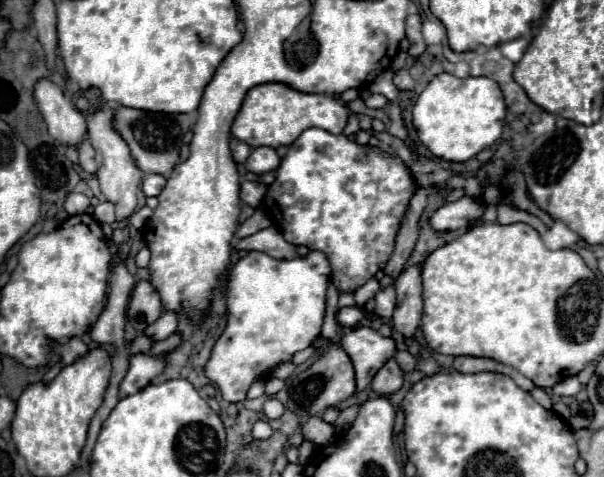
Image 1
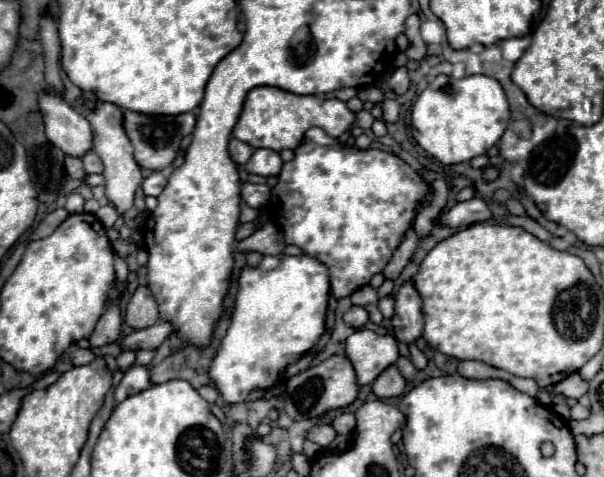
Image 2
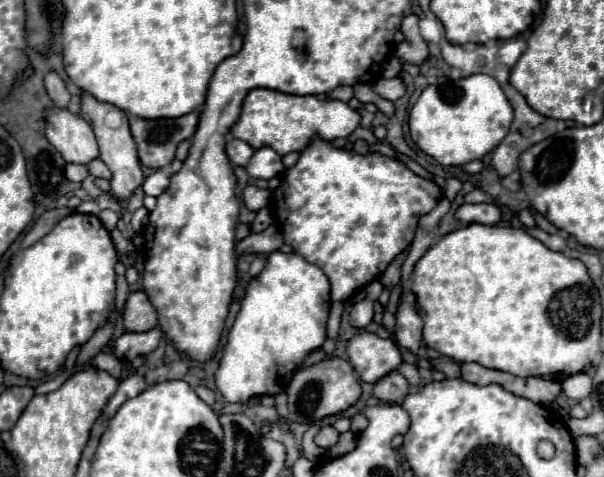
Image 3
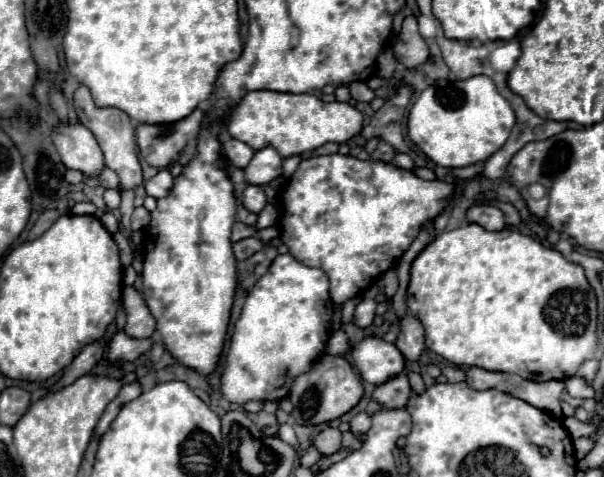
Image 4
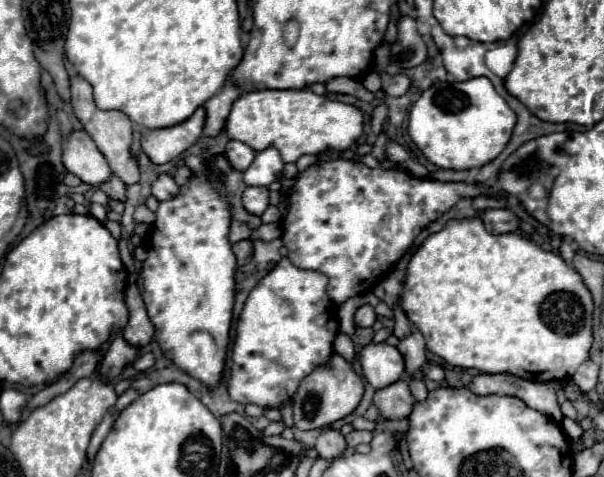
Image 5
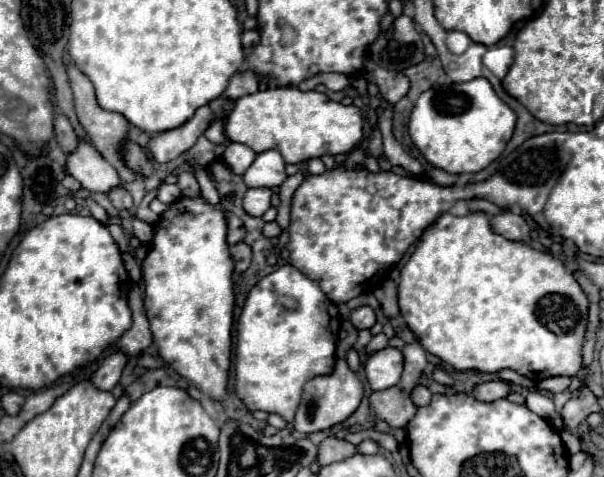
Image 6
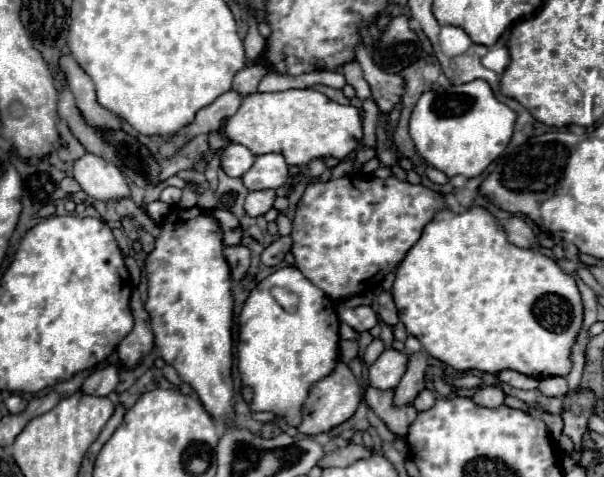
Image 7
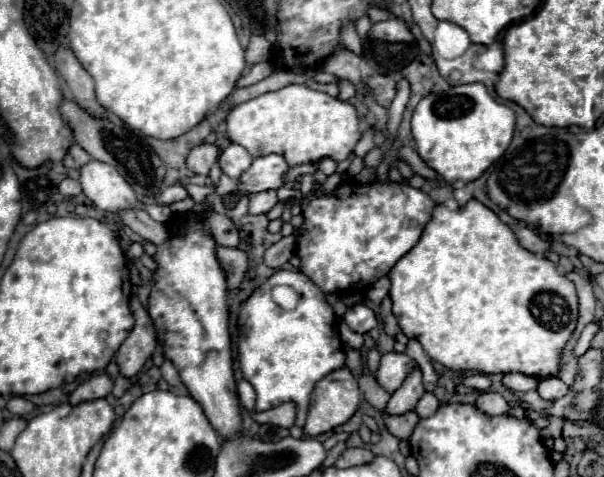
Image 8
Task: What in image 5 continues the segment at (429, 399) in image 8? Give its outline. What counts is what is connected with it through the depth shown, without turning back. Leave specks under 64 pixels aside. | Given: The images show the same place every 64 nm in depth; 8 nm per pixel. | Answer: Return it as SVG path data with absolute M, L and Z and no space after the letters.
M412 378L412 380L410 380L410 390L412 390L412 396L414 396L416 400L424 400L424 398L428 396L428 390L426 390L424 380Z

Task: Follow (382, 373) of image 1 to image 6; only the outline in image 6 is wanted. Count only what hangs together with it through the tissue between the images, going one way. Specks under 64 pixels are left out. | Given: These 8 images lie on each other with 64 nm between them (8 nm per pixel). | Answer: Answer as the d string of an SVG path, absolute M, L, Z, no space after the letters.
M392 386L382 392L372 392L370 406L372 412L380 420L386 420L392 428L404 428L416 414L416 406L400 386Z

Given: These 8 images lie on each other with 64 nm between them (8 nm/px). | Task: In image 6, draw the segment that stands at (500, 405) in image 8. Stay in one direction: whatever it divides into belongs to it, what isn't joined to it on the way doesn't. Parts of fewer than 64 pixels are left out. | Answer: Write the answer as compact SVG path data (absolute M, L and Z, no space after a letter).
M488 380L482 384L474 386L474 398L482 400L482 402L492 402L492 400L500 400L506 398L510 394L510 384L504 380Z

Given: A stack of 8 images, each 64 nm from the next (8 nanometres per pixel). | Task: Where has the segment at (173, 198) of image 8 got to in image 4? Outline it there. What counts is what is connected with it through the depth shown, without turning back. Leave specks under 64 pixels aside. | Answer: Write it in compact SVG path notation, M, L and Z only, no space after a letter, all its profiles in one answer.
M160 170L146 182L146 194L152 198L164 198L172 190L172 184L174 184L172 174L168 170Z

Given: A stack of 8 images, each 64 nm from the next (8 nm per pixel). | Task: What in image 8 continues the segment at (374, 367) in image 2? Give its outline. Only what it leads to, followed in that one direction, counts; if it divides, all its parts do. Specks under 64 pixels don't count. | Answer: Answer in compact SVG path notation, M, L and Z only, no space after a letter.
M386 352L386 354L382 354L380 366L374 372L374 376L376 376L376 382L384 390L394 392L396 388L400 388L400 384L404 382L404 378L408 376L408 372L414 366L416 366L416 362L410 356L400 354L400 352Z

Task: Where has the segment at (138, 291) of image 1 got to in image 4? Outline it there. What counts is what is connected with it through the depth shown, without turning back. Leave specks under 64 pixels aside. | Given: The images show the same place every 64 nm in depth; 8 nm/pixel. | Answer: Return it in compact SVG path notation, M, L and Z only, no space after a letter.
M126 286L124 294L122 294L122 304L124 304L126 316L128 316L124 332L128 336L134 336L134 338L148 338L148 336L152 336L152 332L156 328L156 320L150 314L142 294L136 288Z

